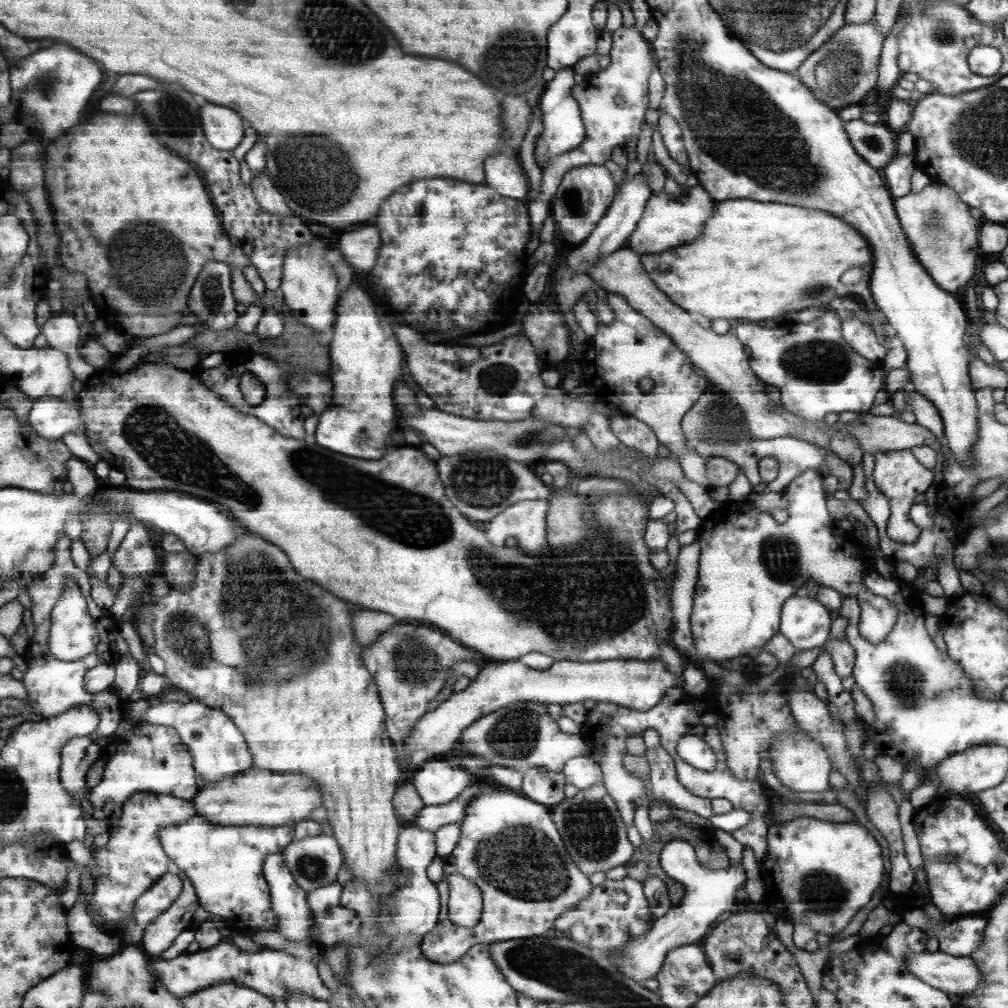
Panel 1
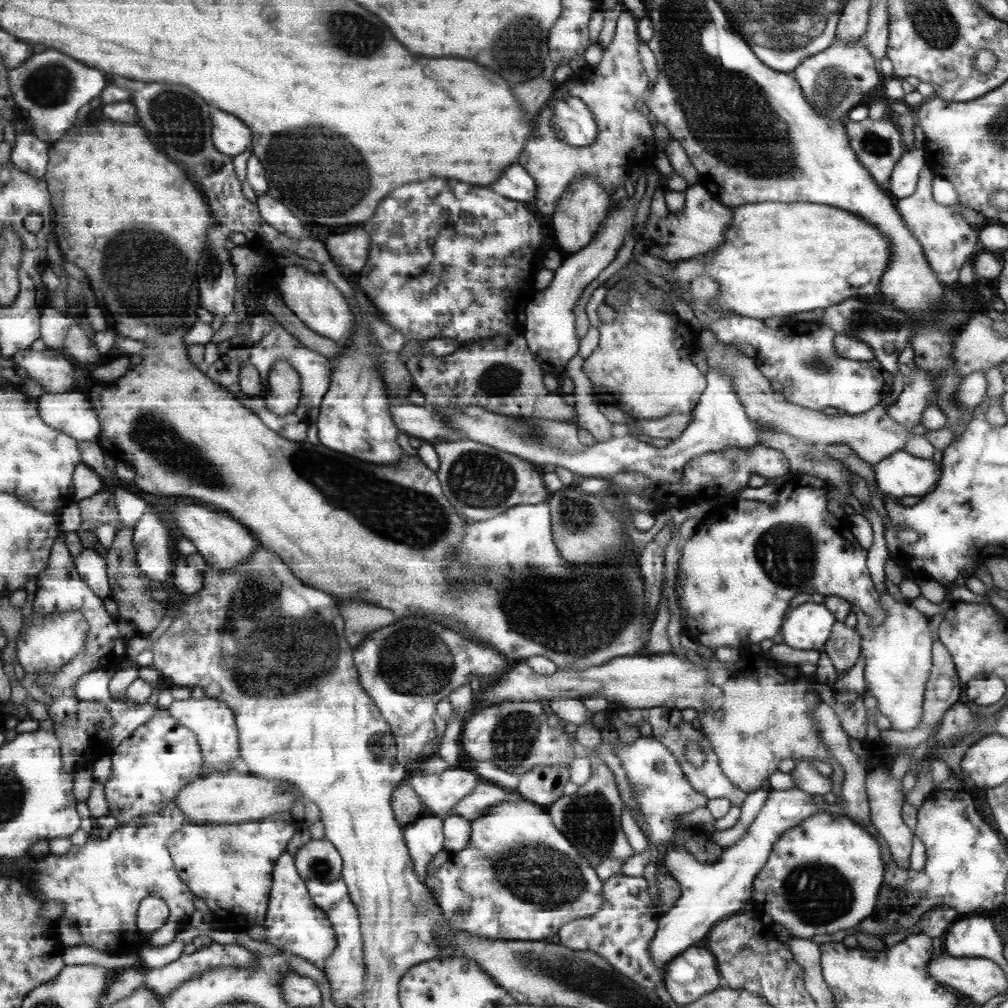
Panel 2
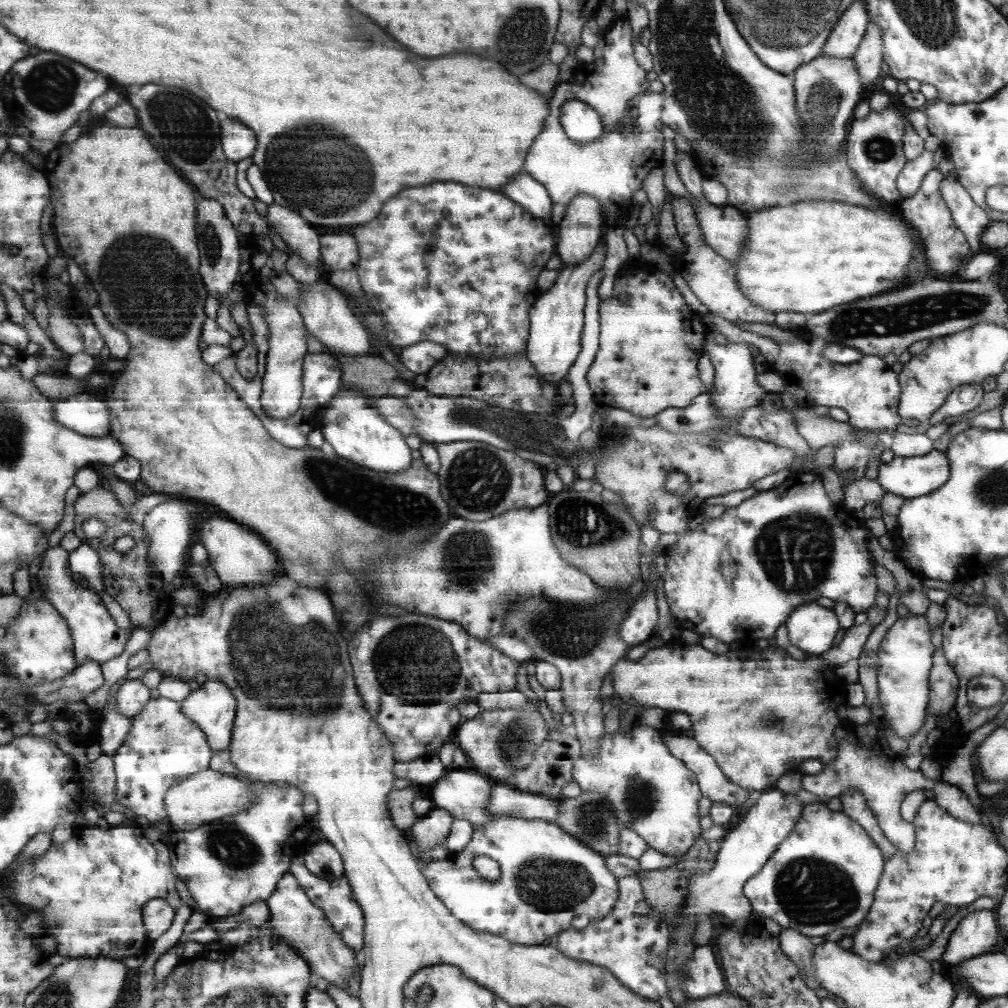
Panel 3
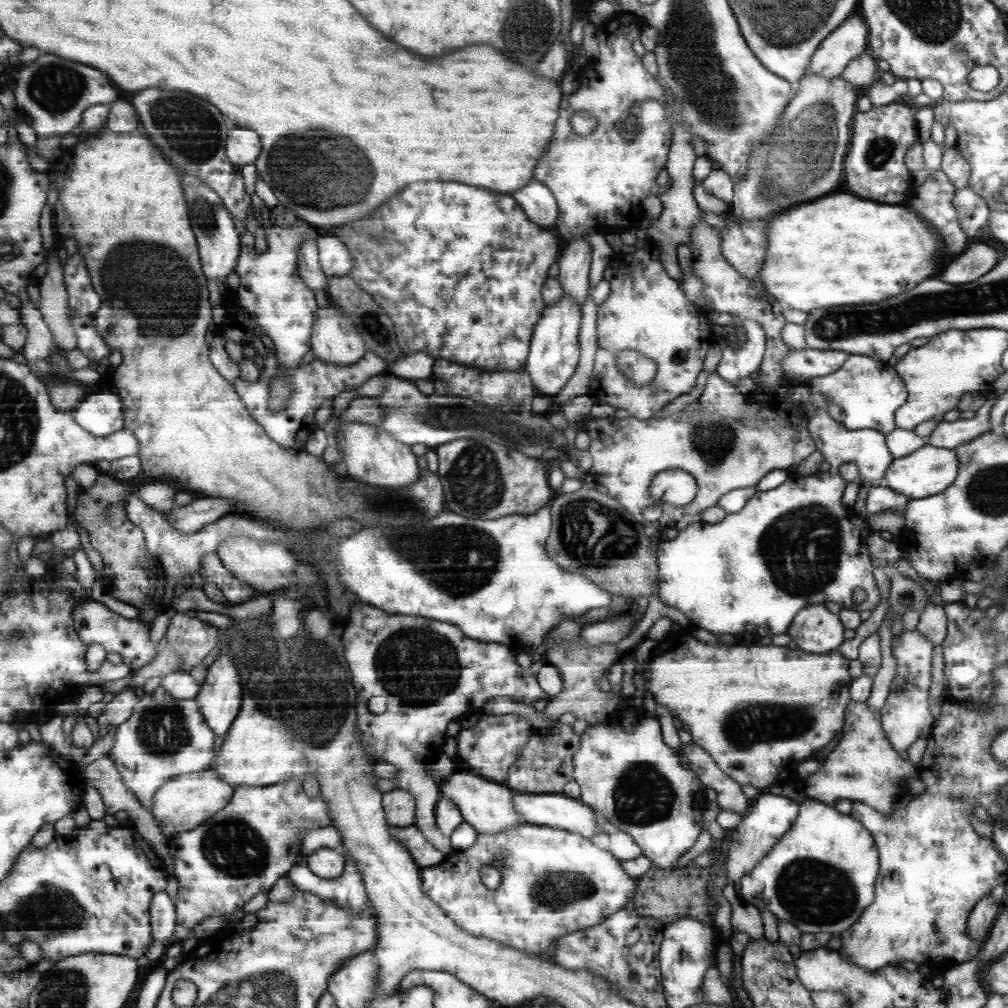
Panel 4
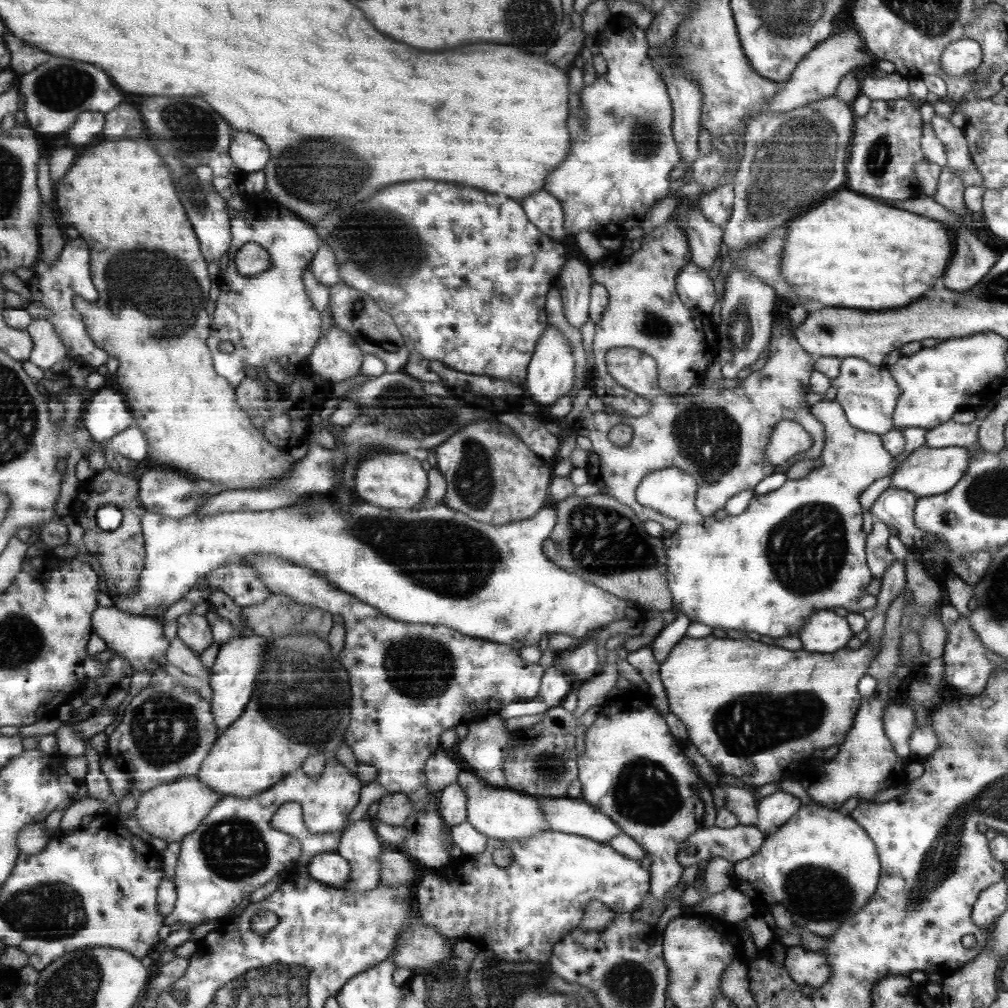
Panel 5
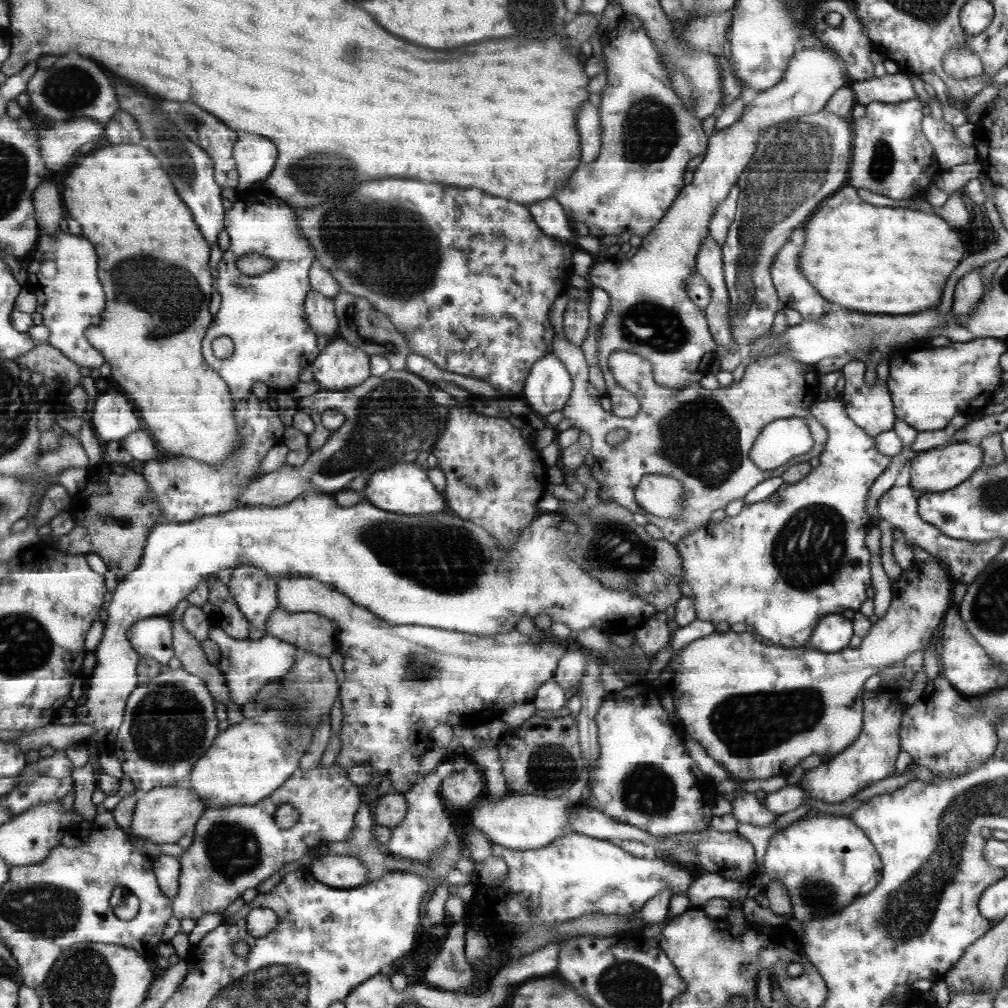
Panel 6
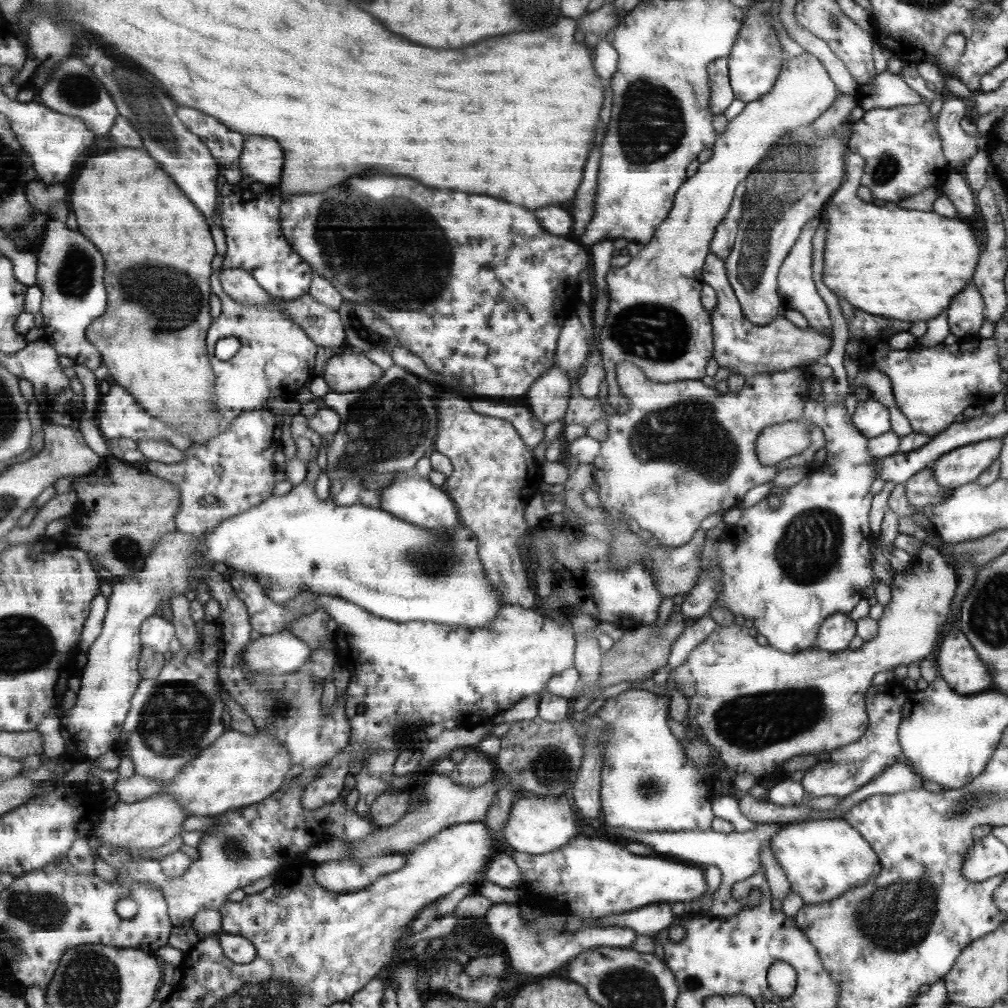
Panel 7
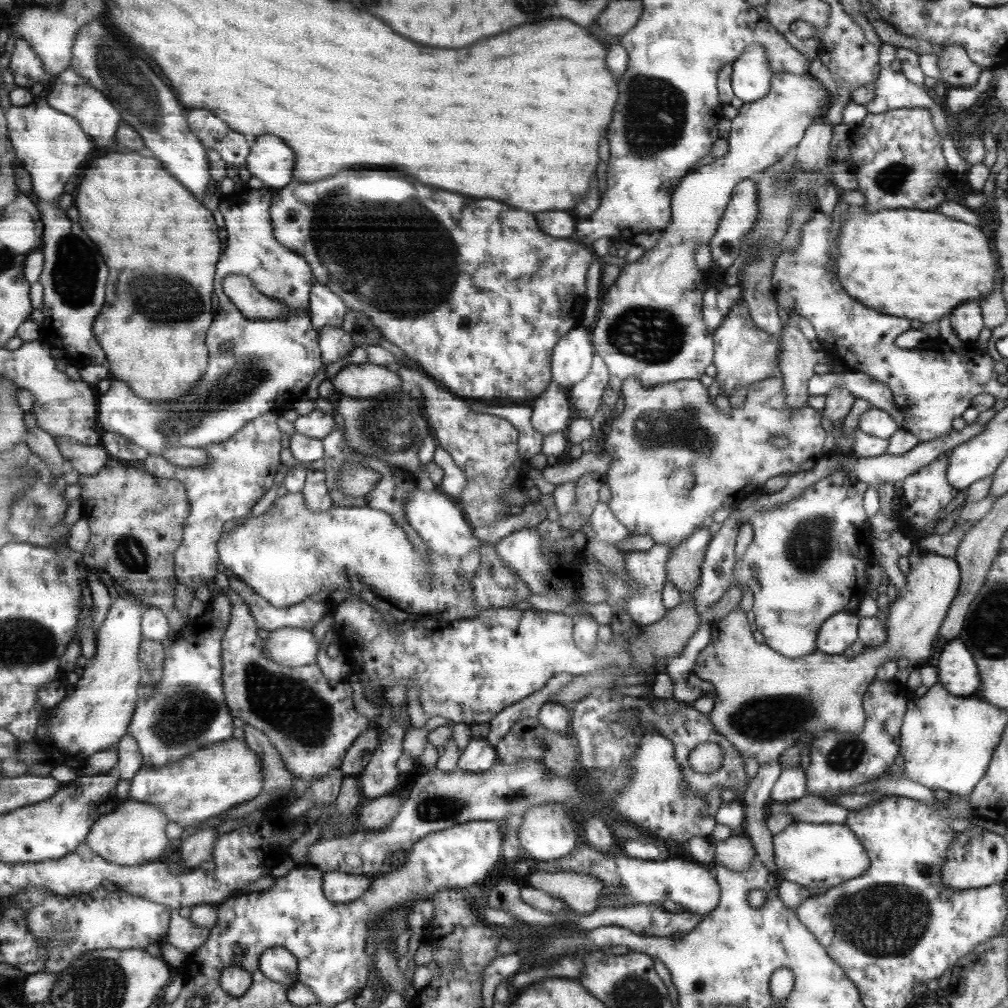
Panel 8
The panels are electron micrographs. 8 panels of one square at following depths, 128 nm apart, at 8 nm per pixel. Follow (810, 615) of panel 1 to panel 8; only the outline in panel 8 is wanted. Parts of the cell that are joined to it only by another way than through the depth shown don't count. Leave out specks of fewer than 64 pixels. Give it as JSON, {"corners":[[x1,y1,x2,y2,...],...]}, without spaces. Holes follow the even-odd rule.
{"corners":[[837,612,822,624,817,635,817,650,829,655,842,655,856,640,856,632,860,632,856,614]]}

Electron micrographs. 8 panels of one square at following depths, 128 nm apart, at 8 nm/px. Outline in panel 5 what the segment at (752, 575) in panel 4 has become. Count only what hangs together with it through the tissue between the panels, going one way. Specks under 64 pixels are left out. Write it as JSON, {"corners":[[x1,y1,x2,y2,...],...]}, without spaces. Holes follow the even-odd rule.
{"corners":[[819,401,812,406,812,411,825,427,822,467,804,478,788,480,770,494,754,496,740,516,728,515,724,520,701,517,695,512,696,479,679,468,662,469,642,479,637,489,637,501,679,524,673,536,663,538,669,556,668,583,675,611,683,612,692,623,704,624,712,630,744,630,774,638,790,638,790,634,794,634,795,642,802,630,802,622,813,612,834,611,842,606,849,612,862,614,877,608,878,595,862,593,874,584,874,574,866,554,870,534,870,528,866,528,866,507,860,504,859,497,876,480,891,476,899,462,884,448,880,435,850,426,838,401]]}

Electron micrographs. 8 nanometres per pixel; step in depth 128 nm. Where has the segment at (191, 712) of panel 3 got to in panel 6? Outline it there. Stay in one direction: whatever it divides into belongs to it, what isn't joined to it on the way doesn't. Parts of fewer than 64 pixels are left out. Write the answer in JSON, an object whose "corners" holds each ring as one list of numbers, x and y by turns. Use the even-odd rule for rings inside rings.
{"corners":[[212,626,209,630,209,639,216,642,221,650,220,659,216,666,224,675,229,696,231,696,230,700,240,707,249,703,255,693,261,690,268,680,288,675,298,652,296,645,269,634,257,640,238,640,230,637,224,630]]}

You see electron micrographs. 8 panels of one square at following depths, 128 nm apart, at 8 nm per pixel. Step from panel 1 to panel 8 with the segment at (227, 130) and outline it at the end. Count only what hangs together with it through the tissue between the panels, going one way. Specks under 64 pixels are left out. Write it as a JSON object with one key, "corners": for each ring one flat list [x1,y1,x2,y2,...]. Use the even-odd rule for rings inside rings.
{"corners":[[261,135,256,138,247,158,252,177,268,188,284,188,293,180,296,153,278,136]]}

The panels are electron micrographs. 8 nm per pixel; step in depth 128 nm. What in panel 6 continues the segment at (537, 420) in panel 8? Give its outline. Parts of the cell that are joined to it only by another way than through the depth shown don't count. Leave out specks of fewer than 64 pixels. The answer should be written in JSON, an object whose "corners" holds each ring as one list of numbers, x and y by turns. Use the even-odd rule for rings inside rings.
{"corners":[[552,348,533,364,521,396,546,418,551,412,563,410,570,392,573,392,573,378]]}

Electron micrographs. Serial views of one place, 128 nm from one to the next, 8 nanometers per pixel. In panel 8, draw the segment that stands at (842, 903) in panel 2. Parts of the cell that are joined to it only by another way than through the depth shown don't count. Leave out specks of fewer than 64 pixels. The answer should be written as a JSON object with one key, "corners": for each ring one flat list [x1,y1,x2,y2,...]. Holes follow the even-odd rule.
{"corners":[[793,822,784,832,773,837,775,861,780,869,780,880,795,882,810,891,811,896,818,896,837,887,846,880,857,879,869,870,872,863,865,845,858,840,856,833,846,824,812,824]]}

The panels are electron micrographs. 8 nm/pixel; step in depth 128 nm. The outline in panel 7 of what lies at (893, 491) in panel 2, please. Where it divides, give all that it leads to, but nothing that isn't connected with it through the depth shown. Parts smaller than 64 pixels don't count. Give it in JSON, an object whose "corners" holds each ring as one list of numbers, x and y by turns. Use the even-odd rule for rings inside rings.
{"corners":[[1002,438,982,440,943,454,928,466,940,487,956,489,974,483,1001,454]]}

